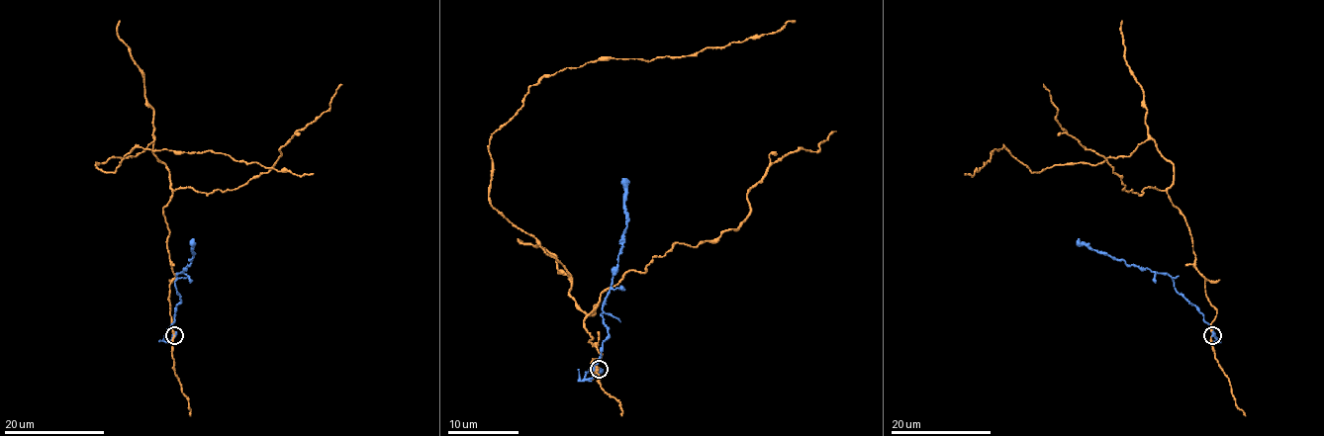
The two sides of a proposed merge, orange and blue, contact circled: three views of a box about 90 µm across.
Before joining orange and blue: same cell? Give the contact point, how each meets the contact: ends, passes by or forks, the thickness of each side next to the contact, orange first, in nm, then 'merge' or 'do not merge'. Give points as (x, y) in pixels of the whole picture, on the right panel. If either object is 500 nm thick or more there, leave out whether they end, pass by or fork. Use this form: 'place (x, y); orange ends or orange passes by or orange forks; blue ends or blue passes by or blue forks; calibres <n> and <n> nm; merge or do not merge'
place (1212, 335); orange passes by; blue ends; calibres 180 and 480 nm; do not merge

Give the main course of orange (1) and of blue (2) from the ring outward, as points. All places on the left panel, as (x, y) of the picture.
1: (174, 335), (169, 169), (154, 138), (137, 156), (97, 163), (114, 171), (136, 147), (211, 150), (313, 173)
2: (174, 335), (165, 341), (164, 335), (174, 320), (175, 306), (180, 301), (174, 281), (192, 259), (193, 239)

